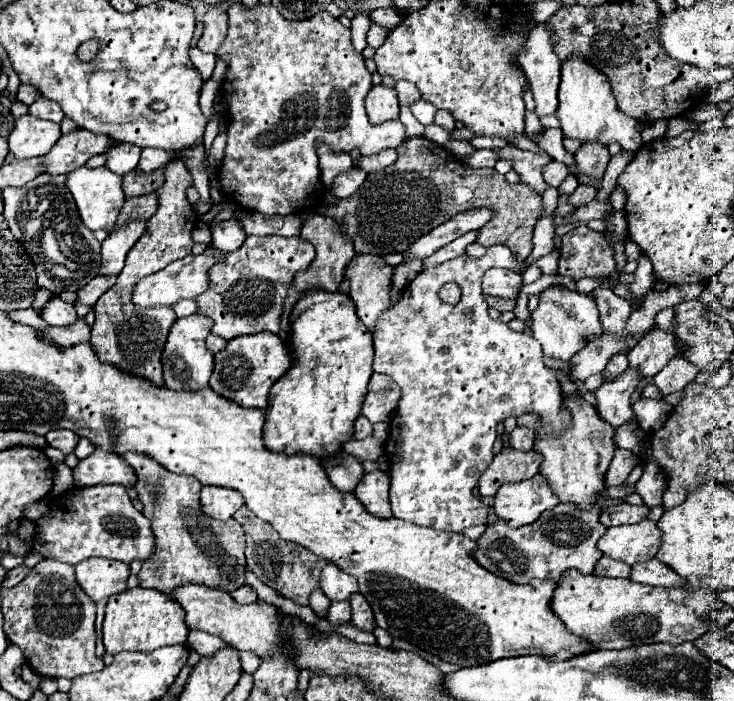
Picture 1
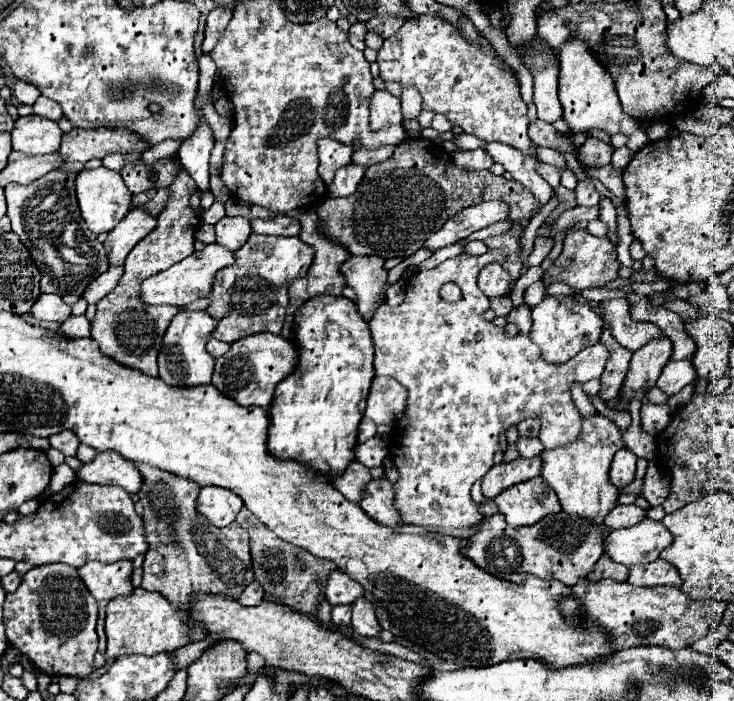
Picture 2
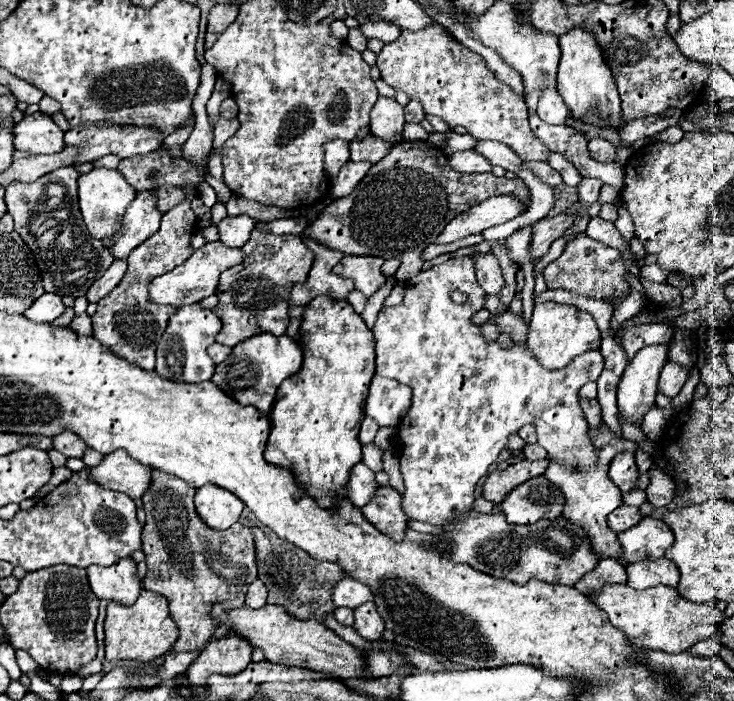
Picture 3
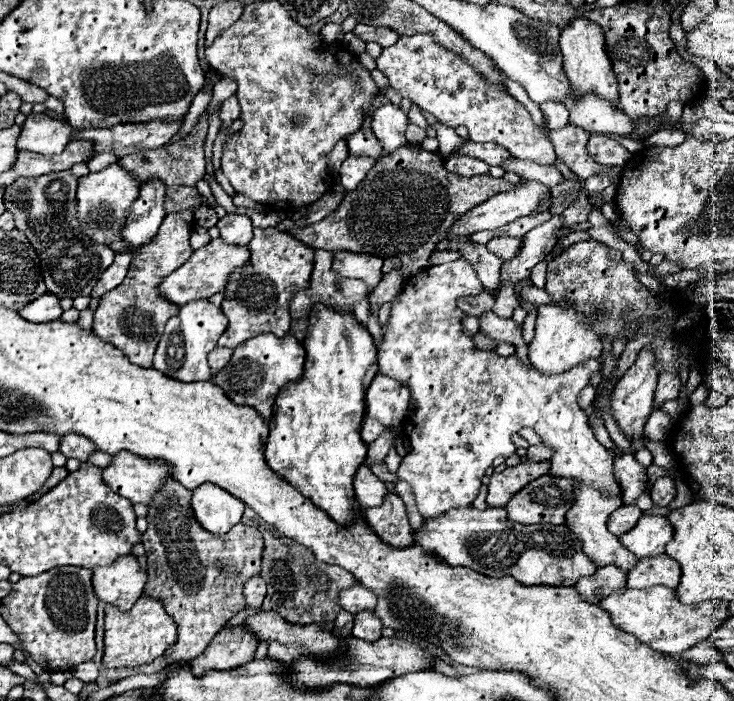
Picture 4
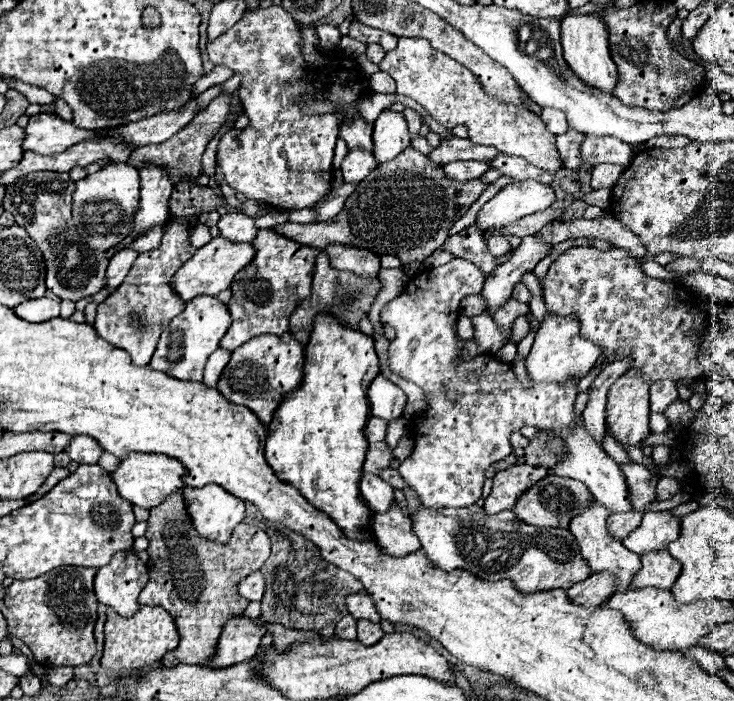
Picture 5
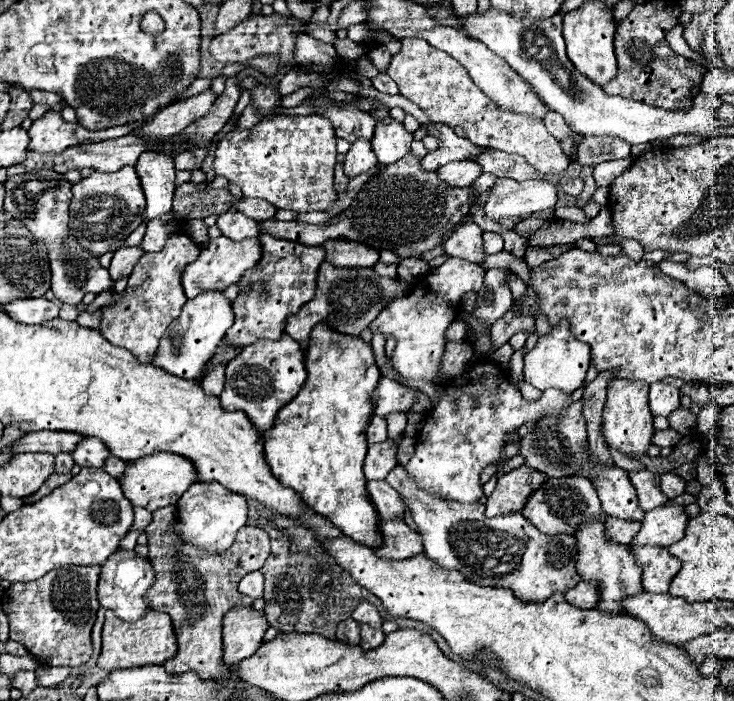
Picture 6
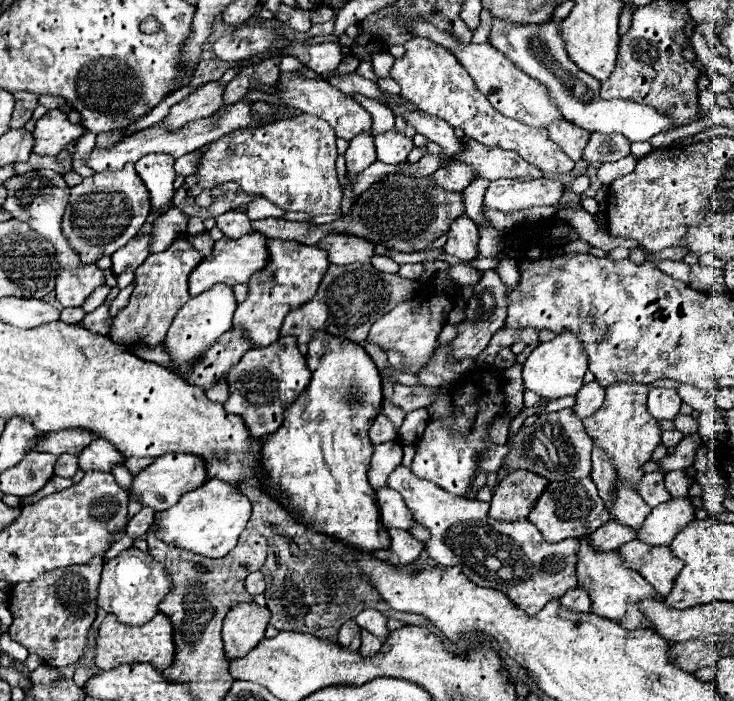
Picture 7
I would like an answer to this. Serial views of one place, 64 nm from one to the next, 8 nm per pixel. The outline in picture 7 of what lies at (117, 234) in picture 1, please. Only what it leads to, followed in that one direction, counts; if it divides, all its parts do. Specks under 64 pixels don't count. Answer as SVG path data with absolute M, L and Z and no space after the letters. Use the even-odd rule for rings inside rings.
M158 152L154 156L144 156L136 164L136 172L144 180L148 192L150 192L152 210L164 208L170 202L172 182L176 178L172 164L174 164L174 158L162 154L162 152Z

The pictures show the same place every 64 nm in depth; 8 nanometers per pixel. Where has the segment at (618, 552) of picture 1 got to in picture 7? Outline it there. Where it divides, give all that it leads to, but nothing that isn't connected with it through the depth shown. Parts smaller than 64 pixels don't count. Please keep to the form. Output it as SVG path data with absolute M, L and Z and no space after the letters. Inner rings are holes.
M672 498L658 504L646 518L644 528L638 532L638 540L652 546L668 546L678 532L696 520L694 504L690 498Z

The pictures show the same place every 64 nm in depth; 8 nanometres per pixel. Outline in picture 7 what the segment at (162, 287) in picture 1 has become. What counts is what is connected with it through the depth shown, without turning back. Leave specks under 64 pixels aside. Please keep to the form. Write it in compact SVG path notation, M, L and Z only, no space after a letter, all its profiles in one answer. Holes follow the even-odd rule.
M254 232L250 236L242 236L238 240L230 240L230 238L222 238L216 240L214 250L210 260L204 258L190 274L190 296L198 296L200 292L210 290L214 284L246 284L250 282L252 274L260 272L262 268L266 268L266 262L270 262L270 252L268 252L268 238Z

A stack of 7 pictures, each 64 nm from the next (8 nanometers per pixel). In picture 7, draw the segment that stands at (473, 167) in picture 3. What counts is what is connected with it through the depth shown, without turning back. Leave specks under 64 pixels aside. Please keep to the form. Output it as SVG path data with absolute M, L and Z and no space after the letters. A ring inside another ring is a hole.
M450 164L450 168L438 168L430 176L436 188L448 190L448 192L462 192L472 178L474 178L474 170L466 168L464 164Z

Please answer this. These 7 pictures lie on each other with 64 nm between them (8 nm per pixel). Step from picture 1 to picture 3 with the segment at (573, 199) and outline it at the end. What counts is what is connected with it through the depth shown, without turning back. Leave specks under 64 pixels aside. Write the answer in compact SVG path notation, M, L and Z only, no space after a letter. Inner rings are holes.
M582 178L582 182L578 184L578 196L584 204L592 206L596 200L598 200L598 192L600 188L604 186L602 180L596 180L596 178Z

